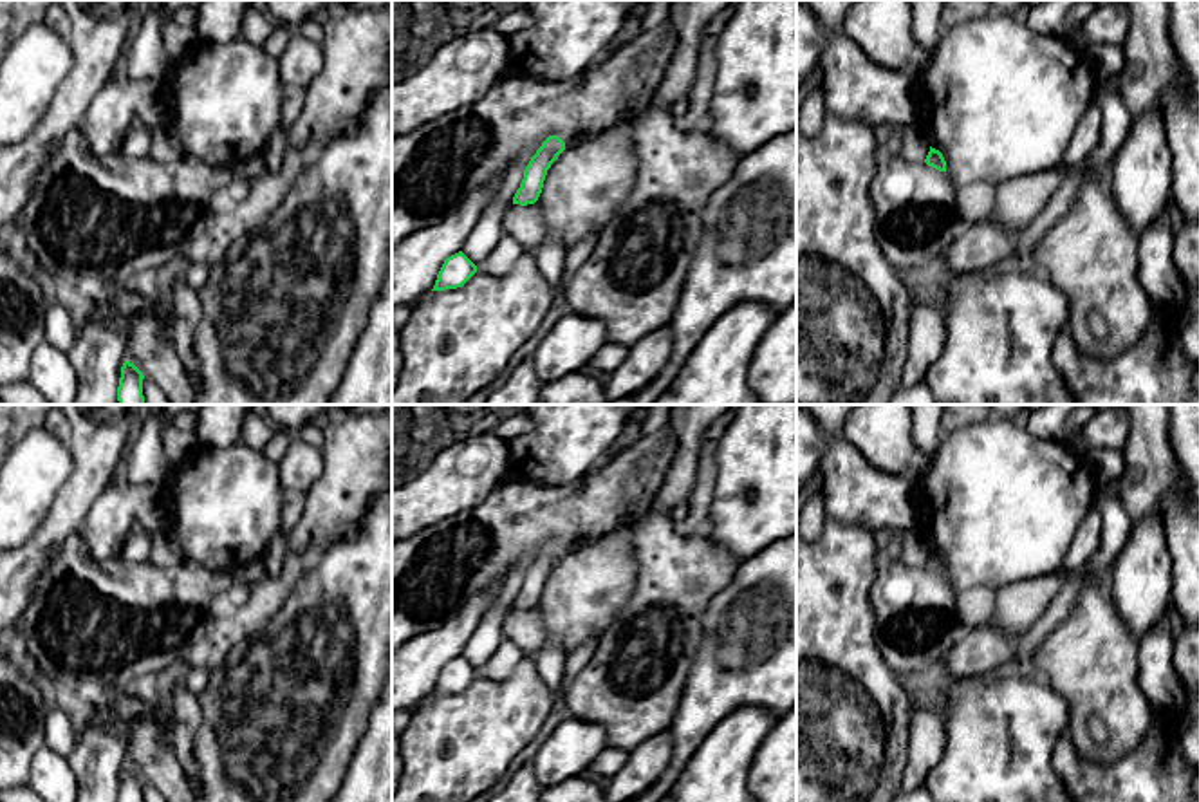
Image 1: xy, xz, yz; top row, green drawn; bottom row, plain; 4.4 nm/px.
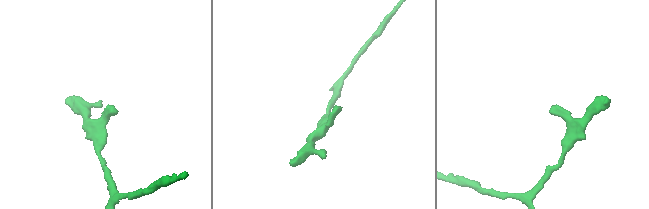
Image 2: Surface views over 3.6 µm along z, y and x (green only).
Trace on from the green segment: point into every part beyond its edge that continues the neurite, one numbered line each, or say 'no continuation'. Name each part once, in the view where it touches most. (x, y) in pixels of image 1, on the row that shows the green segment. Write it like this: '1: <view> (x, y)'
1: yz (914, 147)

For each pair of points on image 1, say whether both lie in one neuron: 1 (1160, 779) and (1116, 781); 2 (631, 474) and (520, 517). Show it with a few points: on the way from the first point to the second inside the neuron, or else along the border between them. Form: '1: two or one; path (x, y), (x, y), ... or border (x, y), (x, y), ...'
1: one; path (1149, 781), (1127, 781)
2: one; path (604, 499), (578, 517), (548, 517)

